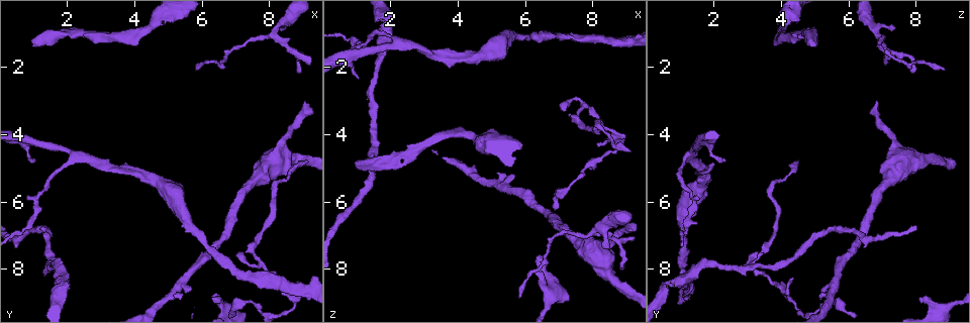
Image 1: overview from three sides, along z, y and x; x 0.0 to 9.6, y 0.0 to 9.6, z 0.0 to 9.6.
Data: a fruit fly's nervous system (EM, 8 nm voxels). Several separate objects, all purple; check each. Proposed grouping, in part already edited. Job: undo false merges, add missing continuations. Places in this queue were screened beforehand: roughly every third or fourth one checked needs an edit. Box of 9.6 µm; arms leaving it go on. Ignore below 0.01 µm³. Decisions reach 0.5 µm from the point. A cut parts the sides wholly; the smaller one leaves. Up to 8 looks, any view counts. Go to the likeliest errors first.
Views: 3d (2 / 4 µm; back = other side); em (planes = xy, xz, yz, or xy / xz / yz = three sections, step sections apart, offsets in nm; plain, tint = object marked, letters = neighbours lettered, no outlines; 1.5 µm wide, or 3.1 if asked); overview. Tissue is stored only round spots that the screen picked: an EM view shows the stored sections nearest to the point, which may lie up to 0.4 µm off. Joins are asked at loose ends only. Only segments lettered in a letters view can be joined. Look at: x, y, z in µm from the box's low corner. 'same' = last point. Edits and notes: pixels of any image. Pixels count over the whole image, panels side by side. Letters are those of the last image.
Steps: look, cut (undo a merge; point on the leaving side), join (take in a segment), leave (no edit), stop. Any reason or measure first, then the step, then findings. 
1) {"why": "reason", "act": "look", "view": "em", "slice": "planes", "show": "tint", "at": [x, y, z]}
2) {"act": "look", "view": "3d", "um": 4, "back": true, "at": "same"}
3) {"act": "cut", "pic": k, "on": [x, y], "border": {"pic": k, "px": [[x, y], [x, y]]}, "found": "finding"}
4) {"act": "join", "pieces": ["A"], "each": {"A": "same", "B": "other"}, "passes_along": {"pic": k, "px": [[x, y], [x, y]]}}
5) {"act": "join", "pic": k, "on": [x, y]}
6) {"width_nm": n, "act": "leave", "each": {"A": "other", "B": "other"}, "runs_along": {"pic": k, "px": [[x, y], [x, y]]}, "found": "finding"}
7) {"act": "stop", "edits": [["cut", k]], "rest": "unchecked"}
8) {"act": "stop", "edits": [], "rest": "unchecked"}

{"why": "branch stops here", "act": "look", "view": "em", "slice": "yz", "step": 8, "show": "letters", "at": [1.00, 1.35, 4.95]}

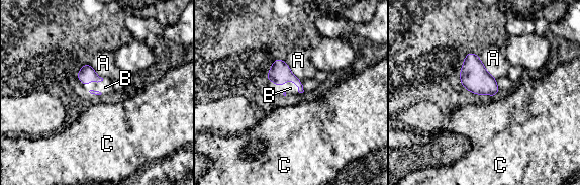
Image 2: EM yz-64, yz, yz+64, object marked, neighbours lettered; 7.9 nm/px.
{"act": "join", "pieces": ["B"], "each": {"A": "other", "B": "same", "C": "other"}, "found": "the neuron continues"}

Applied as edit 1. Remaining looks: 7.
{"why": "branch stops here", "act": "look", "view": "em", "slice": "planes", "show": "letters", "at": [5.55, 8.65, 5.15]}

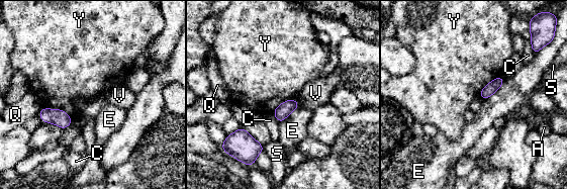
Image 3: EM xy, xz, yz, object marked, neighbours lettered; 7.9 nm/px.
{"act": "leave", "each": {"A": "other", "C": "other", "E": "other", "Q": "other", "S": "other", "V": "other", "Y": "other"}, "border": {"pic": 3, "px": [[42, 106], [62, 109], [72, 118]]}, "found": "no lettered segment goes on from it"}

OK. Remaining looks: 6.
{"why": "thick turns thin", "act": "look", "view": "em", "slice": "planes", "show": "letters", "at": [4.45, 5.25, 1.70]}

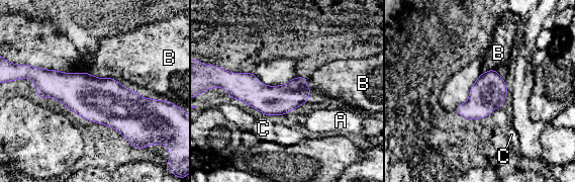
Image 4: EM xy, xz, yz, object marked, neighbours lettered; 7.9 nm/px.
{"width_nm": 240, "act": "leave", "each": {"A": "other", "B": "other", "C": "other"}, "found": "continuous, no second neuron"}

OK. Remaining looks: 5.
{"why": "calibre changes", "act": "look", "view": "em", "slice": "planes", "show": "letters", "at": [0.75, 6.80, 1.15]}

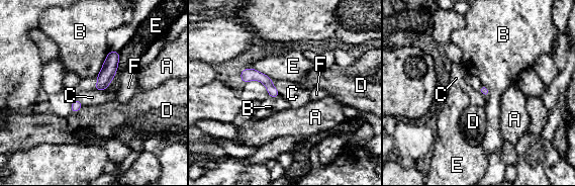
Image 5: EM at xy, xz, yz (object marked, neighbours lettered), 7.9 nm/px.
{"longest_contact_nm": ["E", 340], "act": "leave", "each": {"A": "other", "B": "other", "C": "other", "D": "other", "E": "other", "F": "other"}, "runs_along": {"pic": 5, "px": [[243, 74], [260, 76], [276, 94]]}, "found": "continuous, no second neuron"}

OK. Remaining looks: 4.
{"act": "stop", "edits": [["join", 2]], "rest": "unchecked"}

